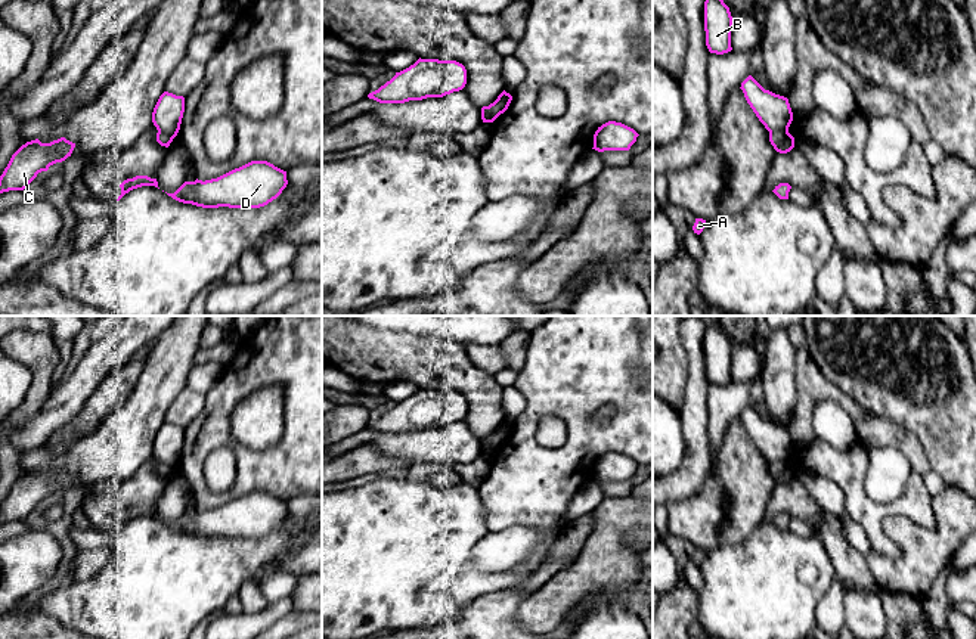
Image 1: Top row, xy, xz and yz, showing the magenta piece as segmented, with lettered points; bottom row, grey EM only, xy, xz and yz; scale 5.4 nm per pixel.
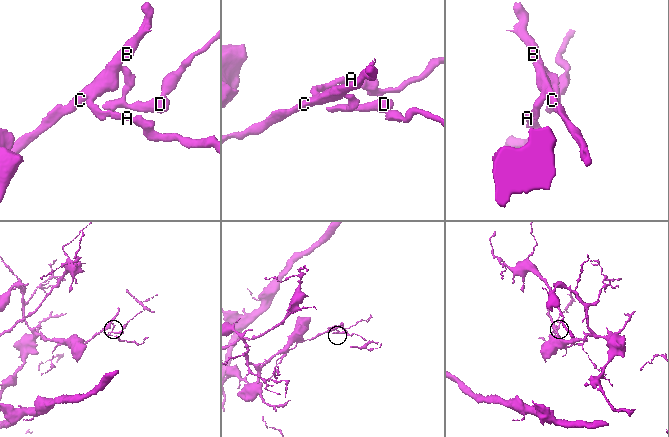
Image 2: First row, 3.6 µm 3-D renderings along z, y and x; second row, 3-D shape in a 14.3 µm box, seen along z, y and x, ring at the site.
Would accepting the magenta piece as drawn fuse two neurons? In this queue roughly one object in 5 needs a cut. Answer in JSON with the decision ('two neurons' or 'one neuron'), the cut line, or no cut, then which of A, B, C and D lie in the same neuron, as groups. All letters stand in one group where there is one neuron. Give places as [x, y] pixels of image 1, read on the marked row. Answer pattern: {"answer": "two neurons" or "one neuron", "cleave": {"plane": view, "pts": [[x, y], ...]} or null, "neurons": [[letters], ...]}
{"answer": "one neuron", "cleave": null, "neurons": [["A", "B", "C", "D"]]}

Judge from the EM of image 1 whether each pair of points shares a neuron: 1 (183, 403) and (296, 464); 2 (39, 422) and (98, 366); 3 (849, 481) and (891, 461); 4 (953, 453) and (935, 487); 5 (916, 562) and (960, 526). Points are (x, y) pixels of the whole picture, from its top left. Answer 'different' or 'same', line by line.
1: different
2: same
3: different
4: different
5: same

